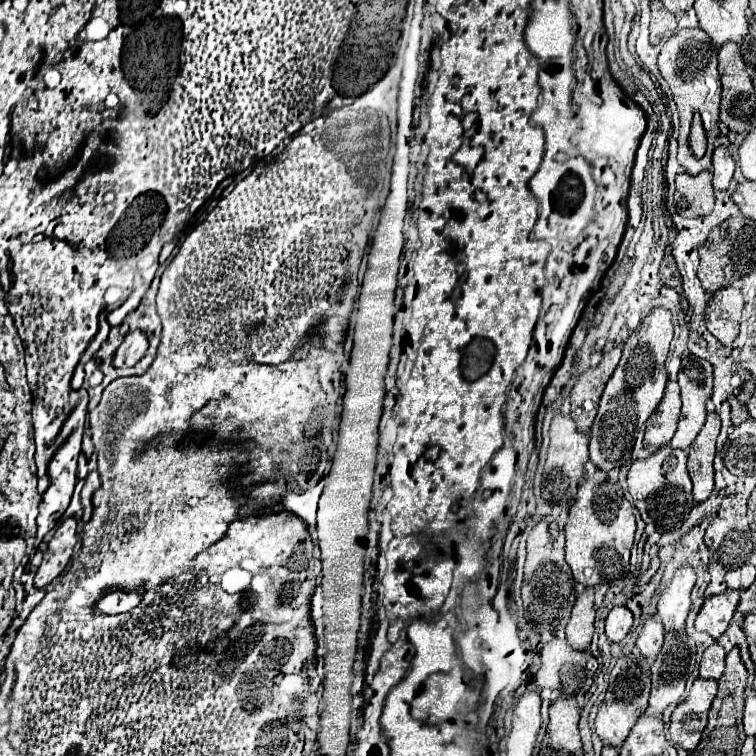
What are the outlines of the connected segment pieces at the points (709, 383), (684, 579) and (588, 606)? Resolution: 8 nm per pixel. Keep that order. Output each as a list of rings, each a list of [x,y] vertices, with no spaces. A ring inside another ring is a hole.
[[[687,355],[679,369],[681,387],[681,417],[679,427],[671,439],[673,449],[687,449],[701,431],[707,411],[705,403],[713,393],[713,365],[697,355]]]
[[[691,567],[677,569],[673,581],[659,597],[657,619],[663,623],[667,633],[679,633],[685,629],[685,619],[691,609],[691,589],[695,585],[695,573]]]
[[[597,587],[585,589],[571,611],[571,619],[567,623],[567,641],[573,645],[577,651],[587,651],[591,647],[591,637],[593,637],[593,623],[595,623],[595,613],[597,607],[601,605],[603,595]]]

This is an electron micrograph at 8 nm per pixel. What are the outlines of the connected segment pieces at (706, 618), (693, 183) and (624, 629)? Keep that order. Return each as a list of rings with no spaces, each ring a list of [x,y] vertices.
[[[727,589],[719,595],[707,597],[695,619],[695,629],[709,633],[717,641],[727,629],[737,605],[739,605],[739,591]]]
[[[703,171],[699,175],[681,173],[675,177],[675,207],[685,217],[705,217],[713,209],[713,187],[711,187],[711,171]]]
[[[613,607],[605,619],[605,635],[611,643],[625,639],[633,625],[633,613],[627,607]]]

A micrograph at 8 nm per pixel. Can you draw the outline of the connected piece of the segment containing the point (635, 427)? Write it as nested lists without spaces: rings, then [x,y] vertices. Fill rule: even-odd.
[[[655,309],[641,321],[635,335],[629,337],[629,341],[625,343],[623,357],[613,377],[605,385],[605,393],[601,395],[599,401],[599,411],[591,427],[589,461],[597,469],[607,473],[617,465],[617,461],[623,461],[625,451],[633,447],[641,427],[645,427],[645,421],[661,401],[667,383],[665,357],[671,339],[673,339],[671,313],[667,309]]]

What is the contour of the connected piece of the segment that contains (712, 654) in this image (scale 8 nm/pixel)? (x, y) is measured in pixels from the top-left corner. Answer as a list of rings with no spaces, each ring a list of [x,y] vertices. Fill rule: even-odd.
[[[717,643],[709,645],[701,657],[699,663],[699,673],[703,679],[719,679],[725,669],[725,649]]]

